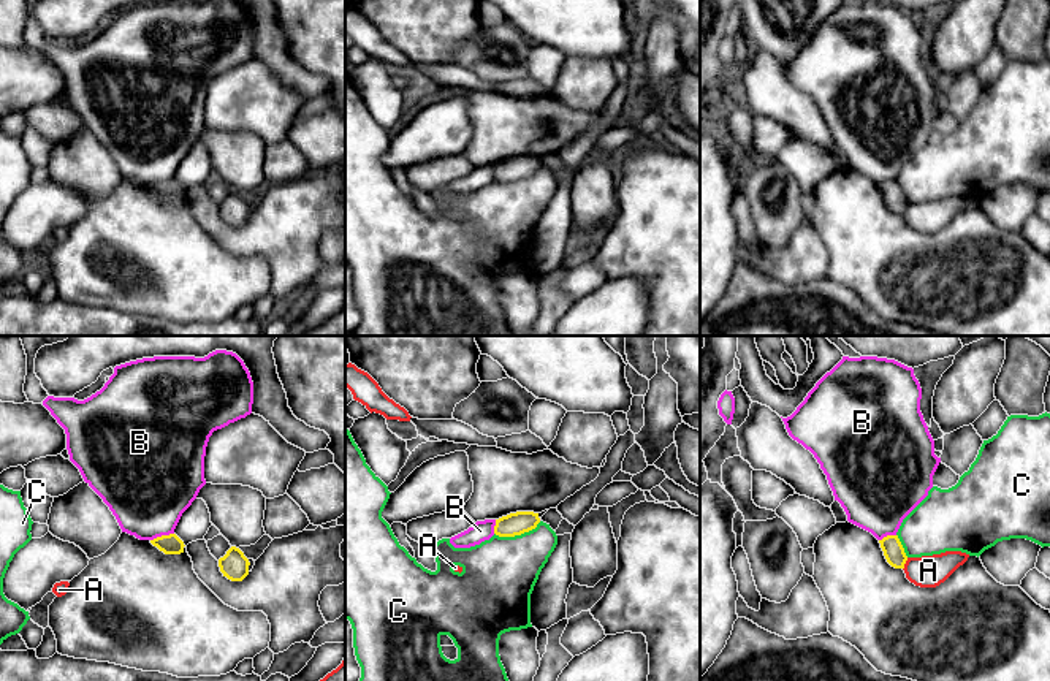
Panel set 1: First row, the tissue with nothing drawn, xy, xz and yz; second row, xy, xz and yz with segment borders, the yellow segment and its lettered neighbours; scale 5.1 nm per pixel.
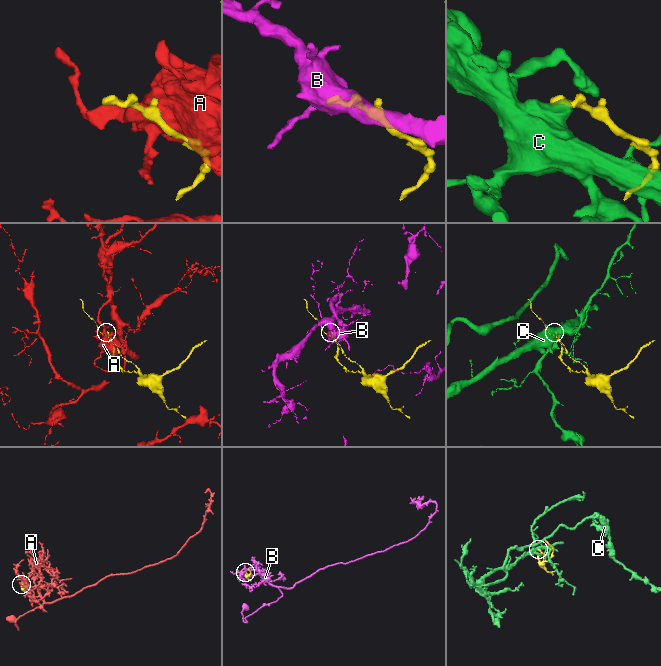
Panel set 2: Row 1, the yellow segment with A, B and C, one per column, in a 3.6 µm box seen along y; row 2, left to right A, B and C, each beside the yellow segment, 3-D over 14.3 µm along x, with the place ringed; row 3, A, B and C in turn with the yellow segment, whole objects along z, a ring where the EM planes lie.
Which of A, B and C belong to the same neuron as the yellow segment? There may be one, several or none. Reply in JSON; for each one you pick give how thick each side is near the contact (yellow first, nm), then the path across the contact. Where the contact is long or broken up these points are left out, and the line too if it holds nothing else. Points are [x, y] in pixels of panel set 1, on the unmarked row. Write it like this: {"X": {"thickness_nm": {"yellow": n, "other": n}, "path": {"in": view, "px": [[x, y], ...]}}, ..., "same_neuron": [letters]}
{"same_neuron": []}

